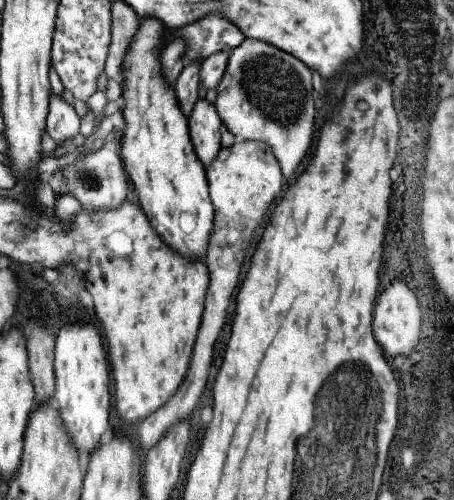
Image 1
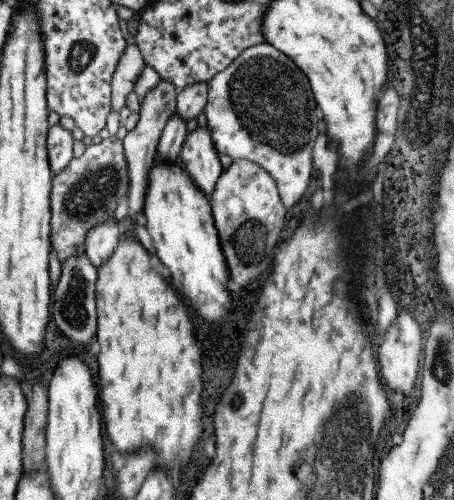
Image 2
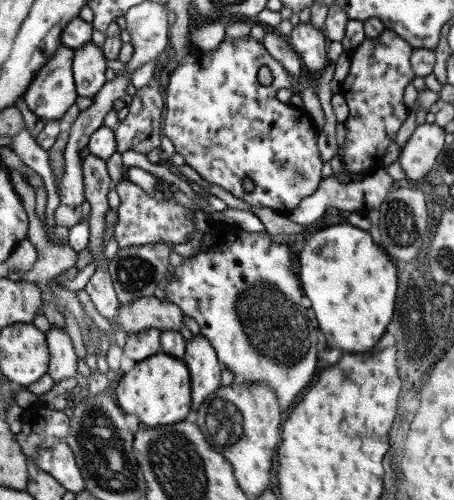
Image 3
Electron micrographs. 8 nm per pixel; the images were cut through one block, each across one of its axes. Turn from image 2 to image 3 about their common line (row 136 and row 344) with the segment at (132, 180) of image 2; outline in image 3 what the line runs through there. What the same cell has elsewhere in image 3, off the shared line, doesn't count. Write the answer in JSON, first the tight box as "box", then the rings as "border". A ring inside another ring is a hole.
{"box":[119,328,161,373],"border":[[[147,328],[127,335],[122,347],[119,371],[125,373],[131,370],[136,362],[161,352],[159,333],[160,330],[157,328]]]}

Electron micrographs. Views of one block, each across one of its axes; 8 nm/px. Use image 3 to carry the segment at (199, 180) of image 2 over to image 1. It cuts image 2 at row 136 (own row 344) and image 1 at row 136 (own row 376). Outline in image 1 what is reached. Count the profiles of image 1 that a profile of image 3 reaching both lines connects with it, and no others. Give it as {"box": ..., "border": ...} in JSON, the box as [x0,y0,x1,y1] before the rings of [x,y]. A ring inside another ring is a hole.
{"box":[186,99,222,166],"border":[[[197,99],[186,118],[190,141],[203,166],[210,165],[218,150],[219,134],[222,126],[219,115],[212,102],[205,99]]]}

